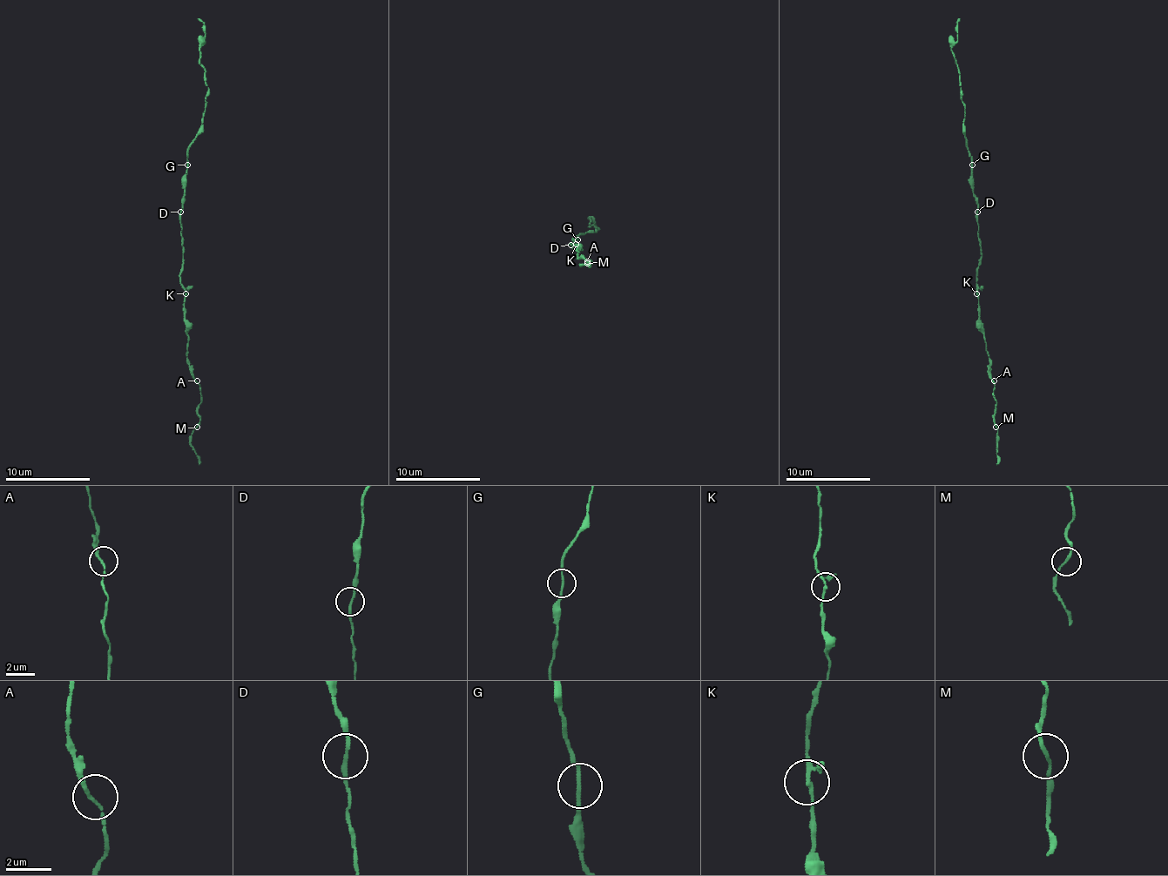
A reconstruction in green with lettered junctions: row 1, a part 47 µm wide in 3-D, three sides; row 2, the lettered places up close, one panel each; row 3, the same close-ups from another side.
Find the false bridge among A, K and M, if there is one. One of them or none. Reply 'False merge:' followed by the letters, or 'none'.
False merge: none

